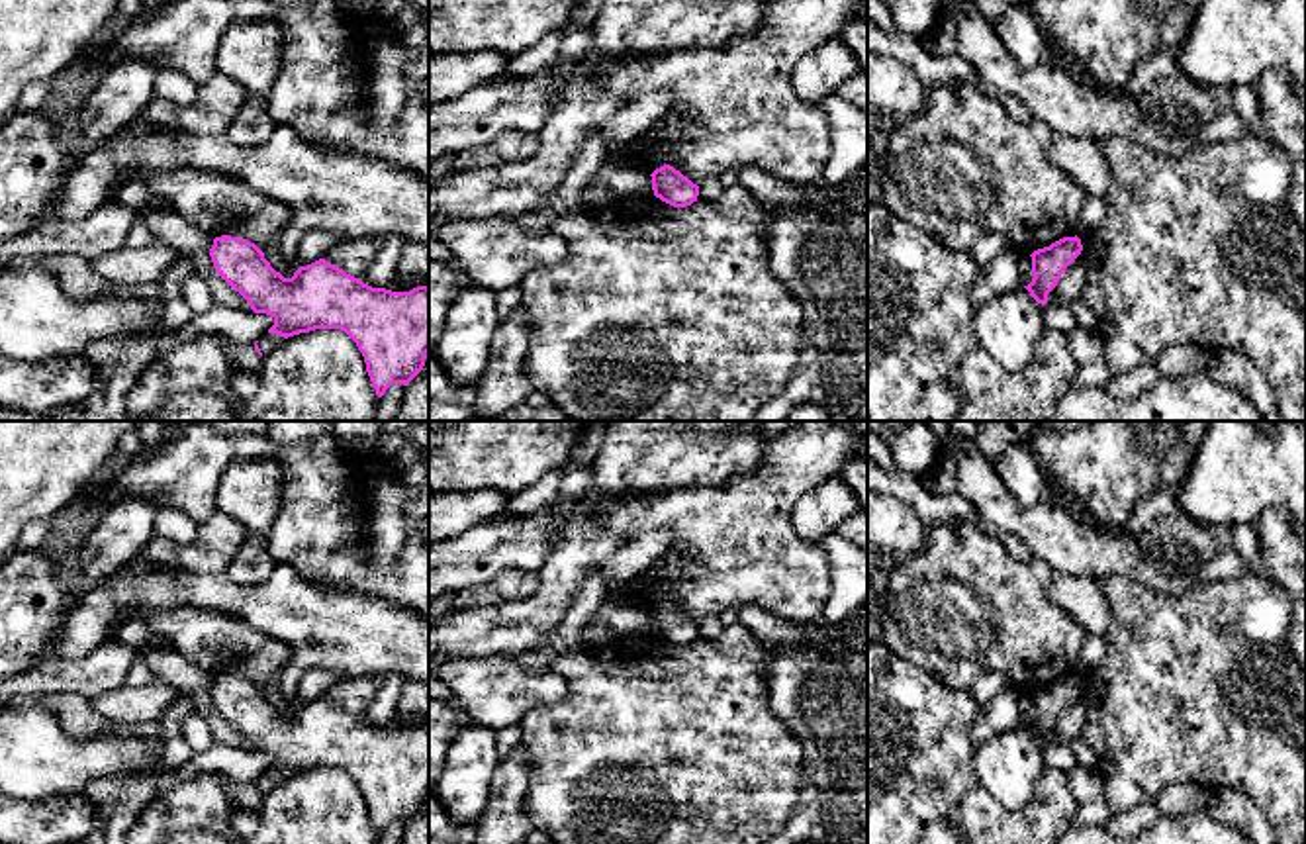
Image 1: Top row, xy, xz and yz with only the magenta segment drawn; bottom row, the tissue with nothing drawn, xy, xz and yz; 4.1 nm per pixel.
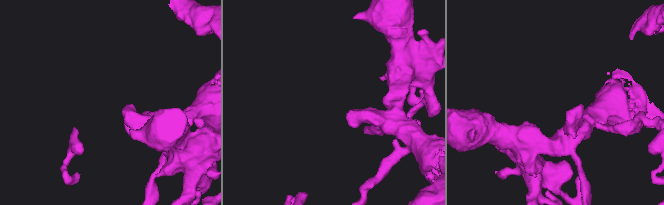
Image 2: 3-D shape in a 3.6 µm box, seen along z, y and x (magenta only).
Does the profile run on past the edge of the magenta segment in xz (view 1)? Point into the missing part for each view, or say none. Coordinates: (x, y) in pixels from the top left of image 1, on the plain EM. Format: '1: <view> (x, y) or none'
1: none

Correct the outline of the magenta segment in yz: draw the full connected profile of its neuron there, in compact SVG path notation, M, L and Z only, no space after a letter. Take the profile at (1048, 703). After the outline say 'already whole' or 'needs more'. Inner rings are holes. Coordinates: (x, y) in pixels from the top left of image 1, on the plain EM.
M1075 674L1063 676L1049 685L1038 687L1030 693L1034 717L1024 727L1038 742L1048 742L1048 732L1057 725L1057 719L1065 707L1081 693L1081 689L1081 678Z; already whole

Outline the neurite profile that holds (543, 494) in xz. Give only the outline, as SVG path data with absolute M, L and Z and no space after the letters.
M564 470L546 472L535 486L507 499L505 519L519 519L550 507L560 492Z

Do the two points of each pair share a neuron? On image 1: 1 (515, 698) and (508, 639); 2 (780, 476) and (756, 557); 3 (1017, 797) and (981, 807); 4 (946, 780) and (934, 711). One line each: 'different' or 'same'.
1: different
2: same
3: different
4: same

